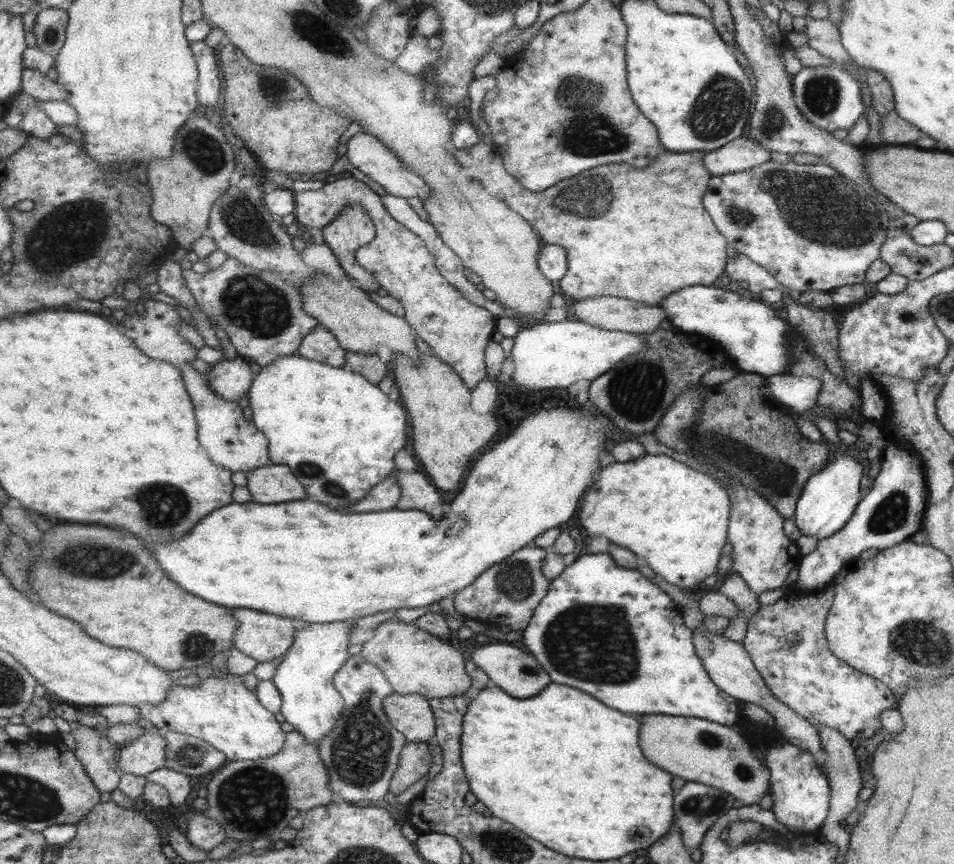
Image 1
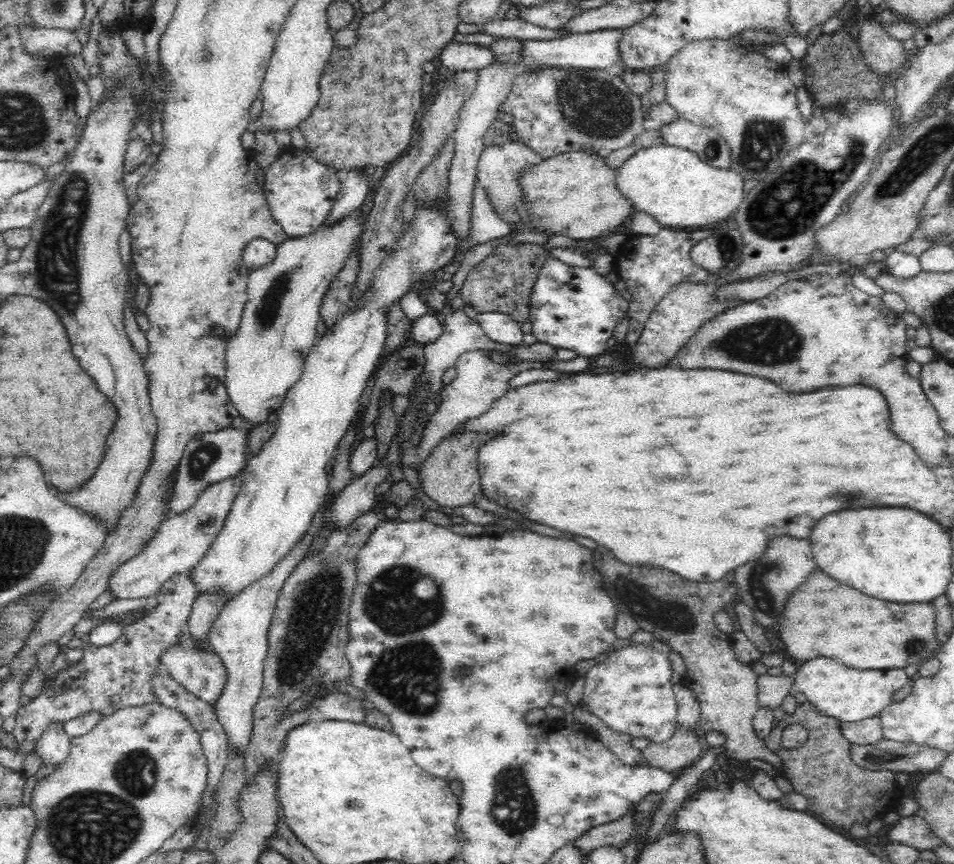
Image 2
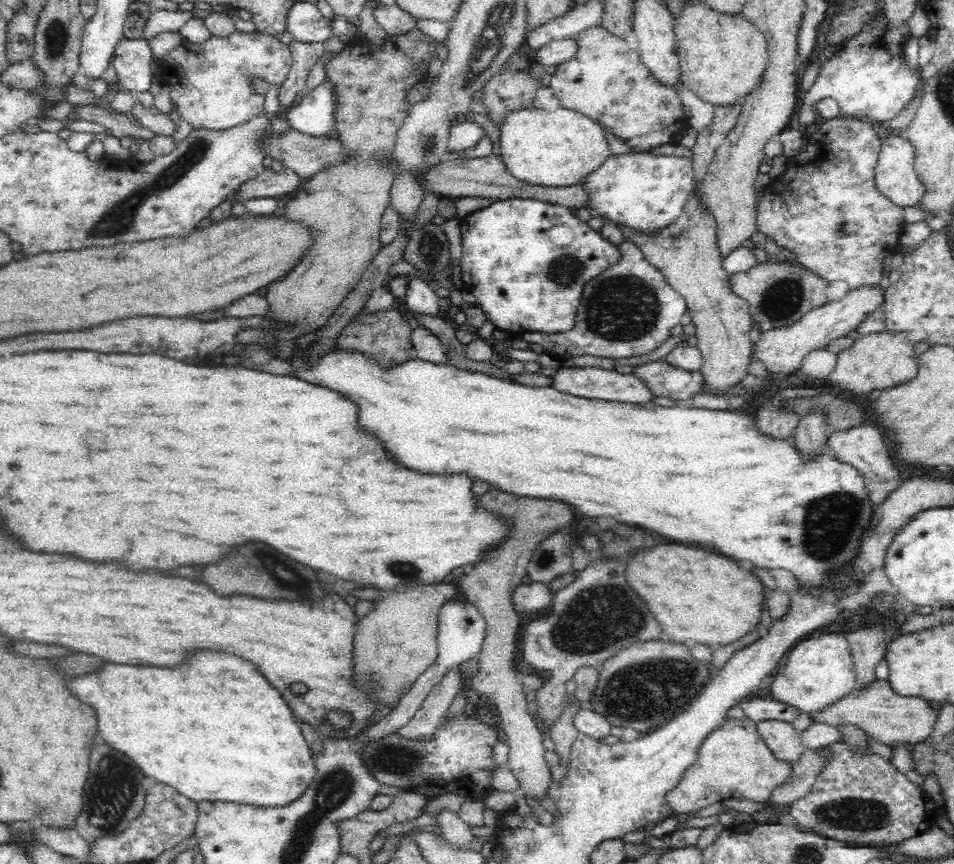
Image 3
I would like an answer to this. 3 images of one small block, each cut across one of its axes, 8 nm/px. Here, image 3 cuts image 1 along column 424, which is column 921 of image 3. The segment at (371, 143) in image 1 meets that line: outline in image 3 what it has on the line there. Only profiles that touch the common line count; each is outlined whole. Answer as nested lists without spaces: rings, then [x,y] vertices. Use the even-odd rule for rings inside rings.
[[[891,135],[881,142],[875,166],[876,189],[903,209],[918,205],[924,194],[924,183],[914,170],[914,156],[915,148],[907,139]]]

